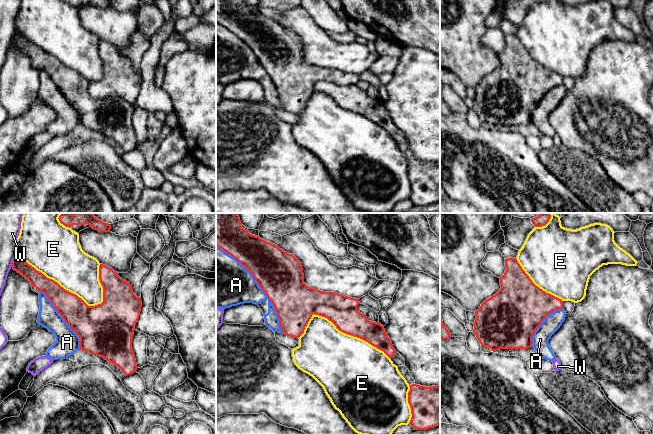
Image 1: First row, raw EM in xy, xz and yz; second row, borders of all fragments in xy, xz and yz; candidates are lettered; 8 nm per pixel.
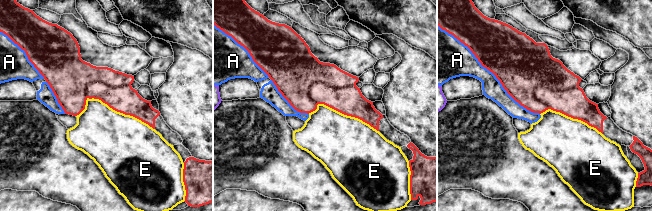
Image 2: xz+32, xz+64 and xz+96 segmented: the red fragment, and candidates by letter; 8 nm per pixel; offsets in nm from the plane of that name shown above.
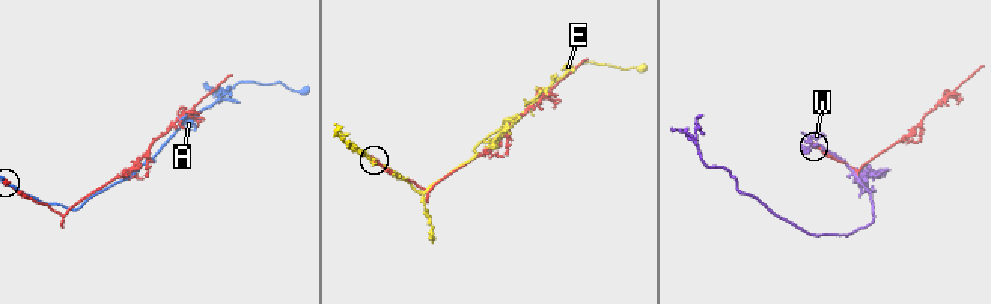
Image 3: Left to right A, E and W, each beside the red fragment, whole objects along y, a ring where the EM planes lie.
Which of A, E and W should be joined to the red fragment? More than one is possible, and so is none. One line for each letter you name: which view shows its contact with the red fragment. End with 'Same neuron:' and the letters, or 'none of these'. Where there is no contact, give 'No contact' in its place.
Same neuron: none of these

